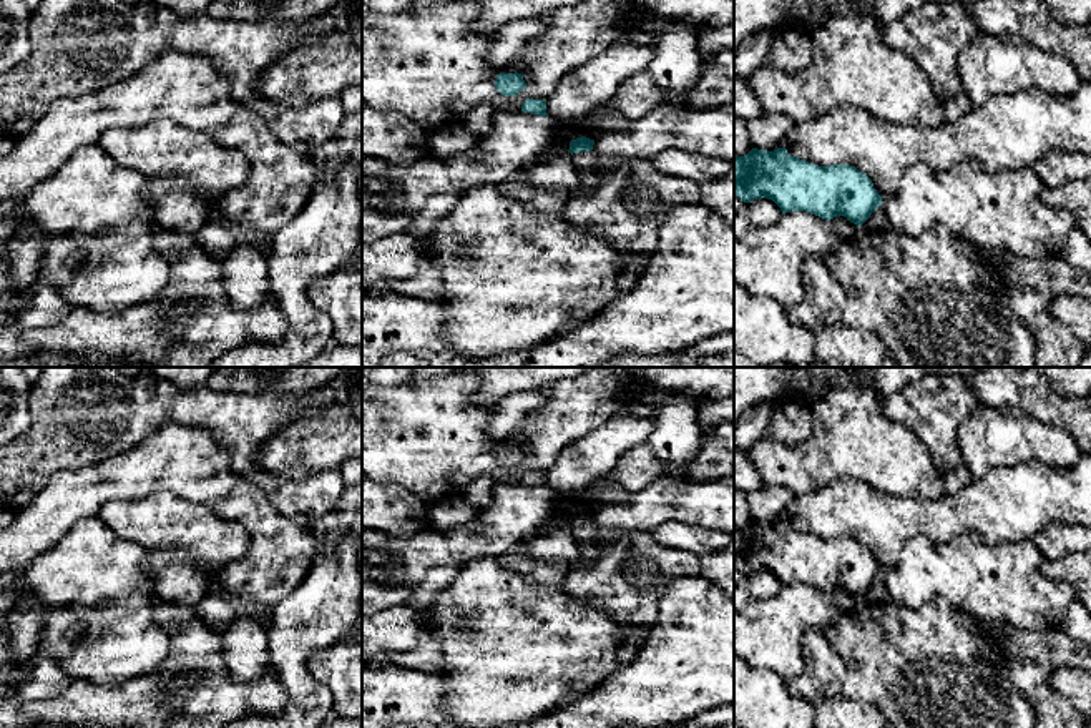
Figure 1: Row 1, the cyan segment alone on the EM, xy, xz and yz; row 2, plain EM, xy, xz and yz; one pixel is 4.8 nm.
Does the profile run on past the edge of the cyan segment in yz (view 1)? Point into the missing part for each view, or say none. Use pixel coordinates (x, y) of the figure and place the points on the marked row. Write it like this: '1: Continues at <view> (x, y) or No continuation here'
1: No continuation here

